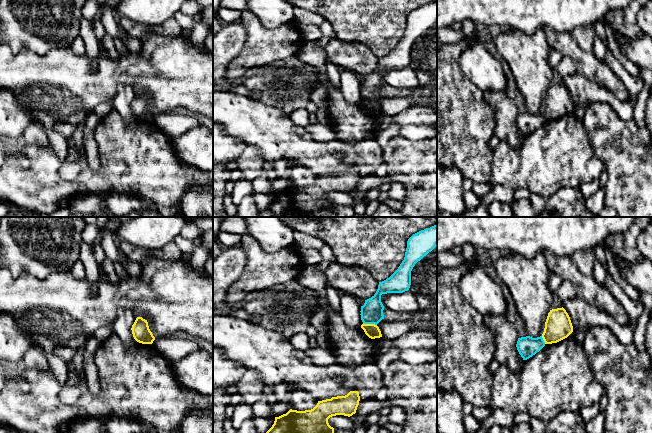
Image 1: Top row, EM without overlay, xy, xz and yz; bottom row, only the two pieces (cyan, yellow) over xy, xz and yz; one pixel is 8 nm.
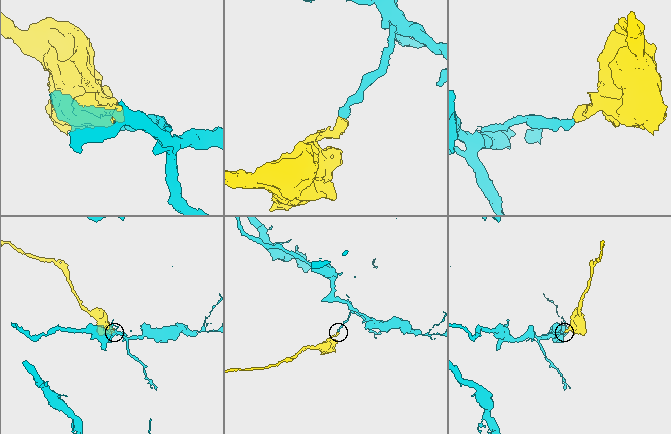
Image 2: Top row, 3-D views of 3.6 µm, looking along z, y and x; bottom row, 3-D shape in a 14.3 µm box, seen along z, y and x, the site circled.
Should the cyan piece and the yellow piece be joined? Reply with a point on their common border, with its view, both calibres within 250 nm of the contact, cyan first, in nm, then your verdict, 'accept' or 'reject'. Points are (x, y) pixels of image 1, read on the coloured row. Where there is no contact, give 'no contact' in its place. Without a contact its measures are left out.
contact xz (370, 323); calibres 180 and 110 nm; reject

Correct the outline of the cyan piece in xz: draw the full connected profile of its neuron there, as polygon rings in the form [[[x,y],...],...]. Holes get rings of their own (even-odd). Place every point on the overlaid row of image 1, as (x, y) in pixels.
[[[437,225],[421,230],[408,239],[405,257],[398,269],[389,278],[379,282],[376,293],[361,306],[360,315],[364,324],[377,325],[384,318],[381,295],[408,291],[413,267],[436,246]]]

